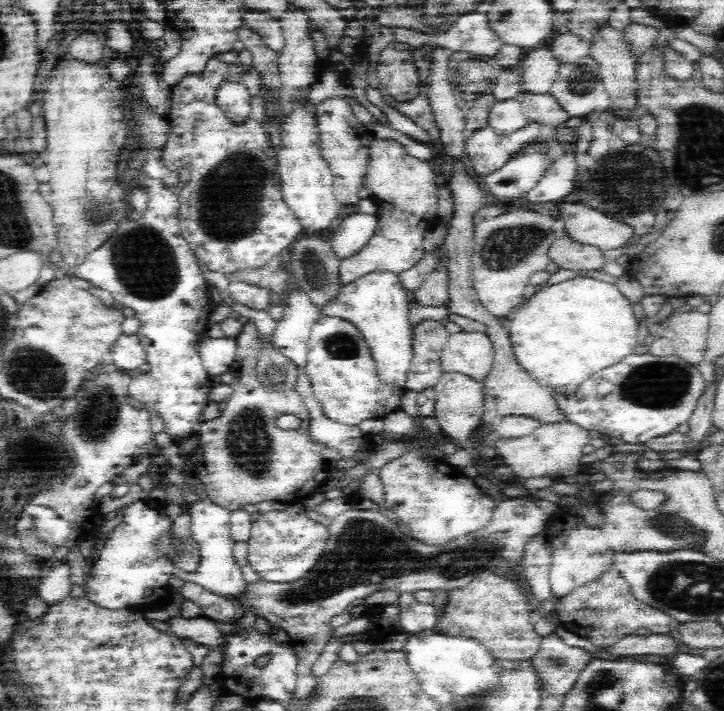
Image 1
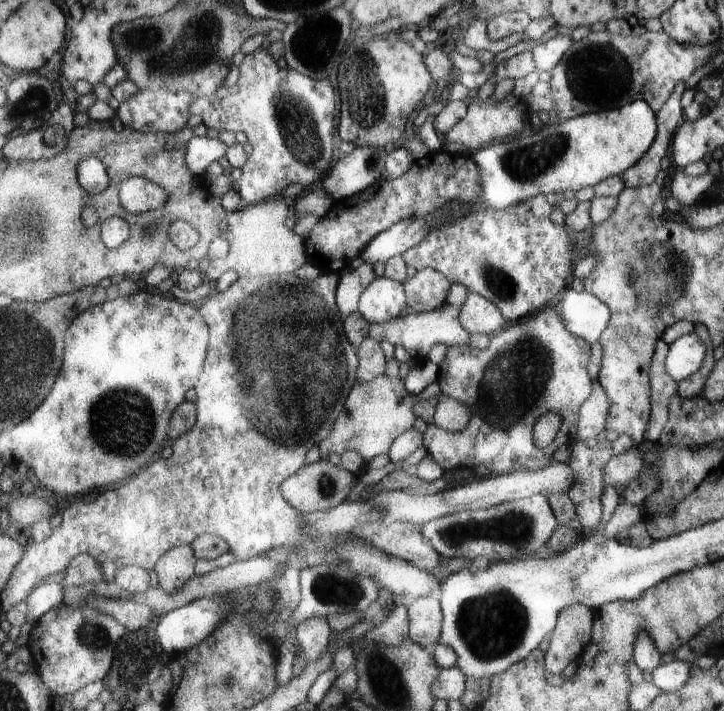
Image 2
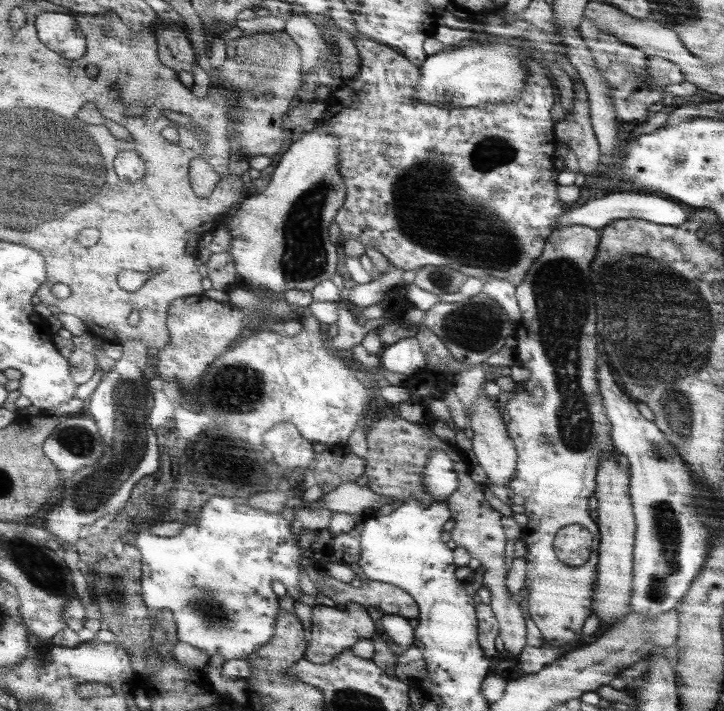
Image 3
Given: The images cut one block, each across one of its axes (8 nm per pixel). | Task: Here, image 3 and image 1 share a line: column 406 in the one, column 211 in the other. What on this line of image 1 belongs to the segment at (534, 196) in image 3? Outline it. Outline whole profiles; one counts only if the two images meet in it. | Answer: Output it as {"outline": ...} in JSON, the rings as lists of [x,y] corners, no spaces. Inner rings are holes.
{"outline":[[[214,56],[208,58],[204,70],[200,74],[184,78],[180,86],[172,88],[174,110],[170,114],[170,134],[168,142],[162,150],[162,164],[170,172],[178,172],[180,176],[186,174],[188,182],[182,186],[180,194],[180,210],[178,218],[182,224],[182,236],[190,248],[198,254],[200,264],[206,270],[222,272],[226,276],[248,272],[248,268],[262,268],[270,258],[280,256],[280,252],[288,250],[294,240],[300,238],[302,226],[294,214],[284,204],[280,178],[278,178],[278,158],[272,152],[268,138],[262,130],[262,102],[254,100],[254,110],[246,124],[232,124],[218,104],[218,92],[224,82],[248,82],[248,70],[238,64],[228,64],[216,60]]]}

